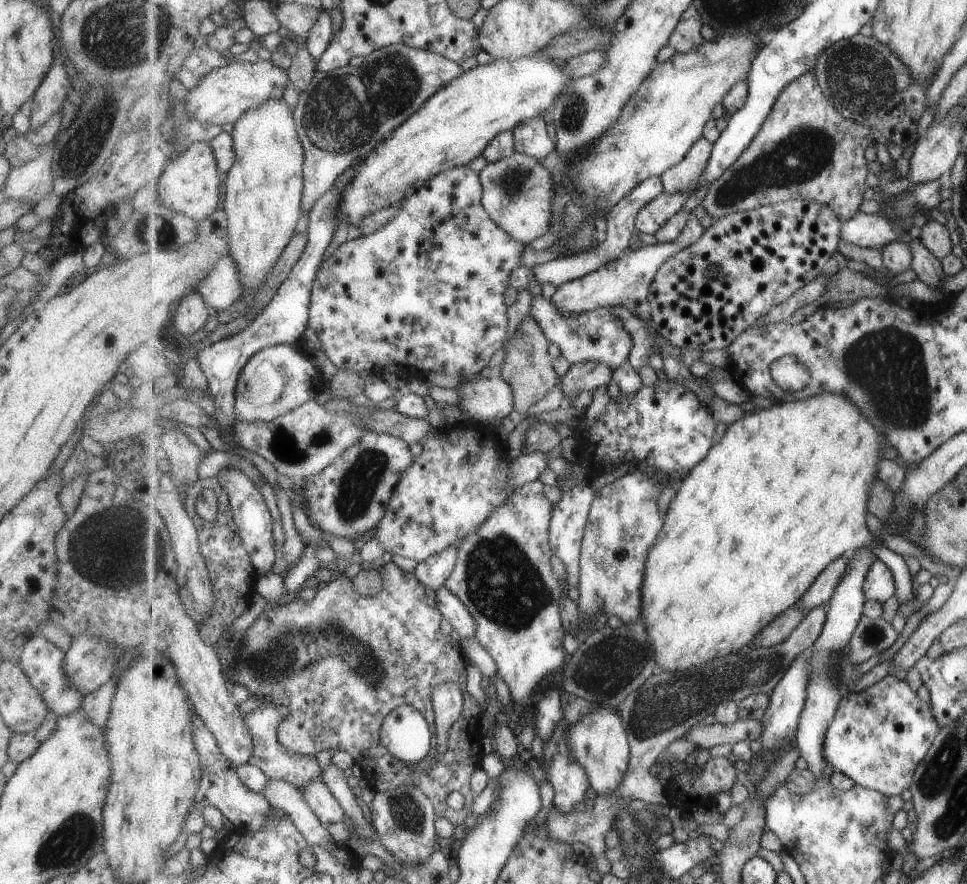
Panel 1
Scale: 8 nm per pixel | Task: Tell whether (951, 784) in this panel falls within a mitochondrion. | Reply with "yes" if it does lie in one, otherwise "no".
yes

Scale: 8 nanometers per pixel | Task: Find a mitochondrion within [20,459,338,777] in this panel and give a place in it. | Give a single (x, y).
(112, 546)

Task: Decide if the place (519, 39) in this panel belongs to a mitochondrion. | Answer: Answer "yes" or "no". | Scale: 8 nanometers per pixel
no

